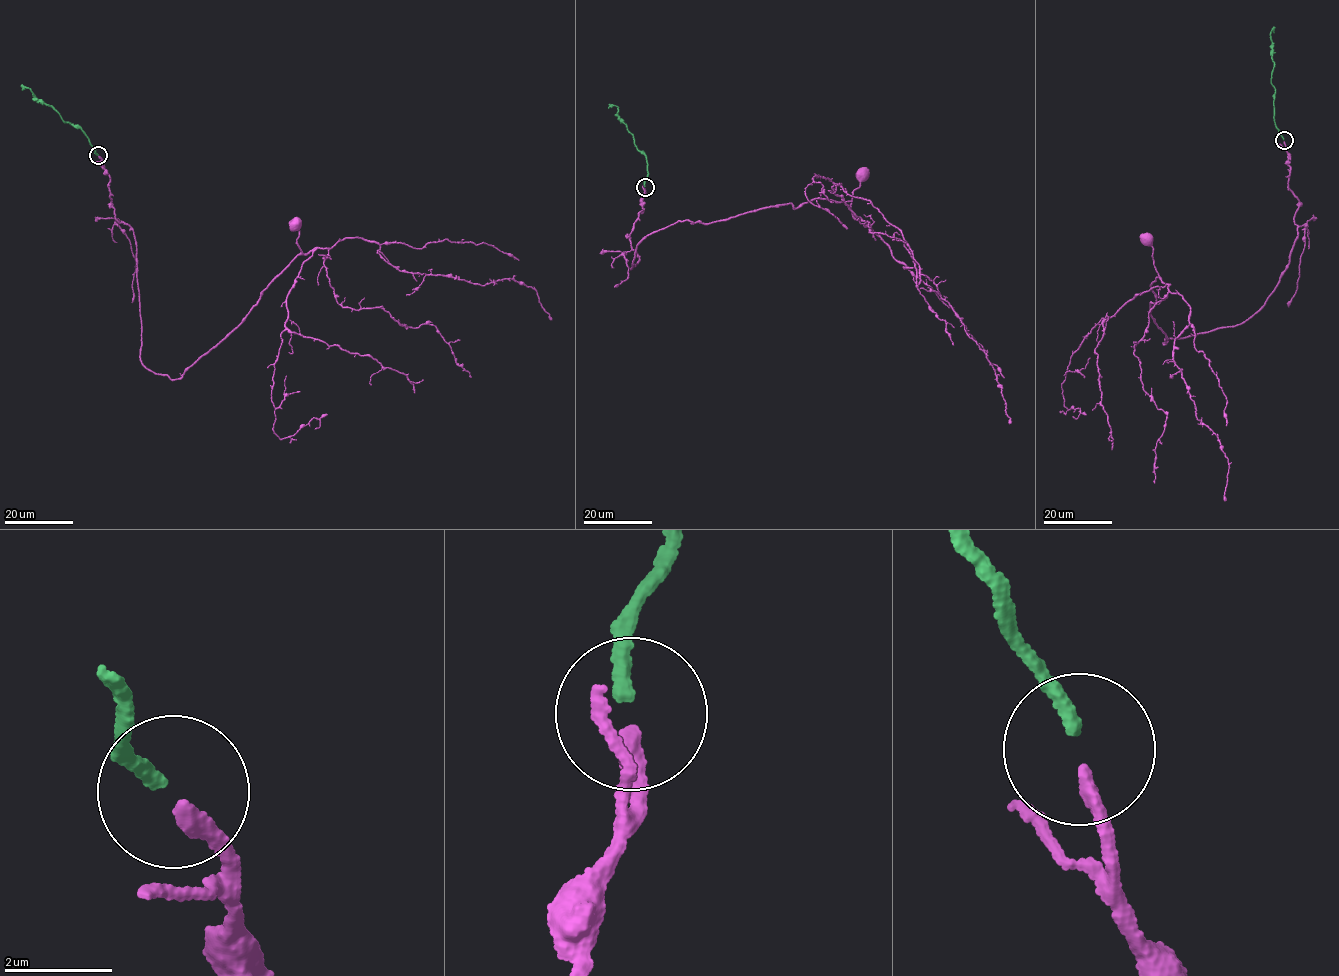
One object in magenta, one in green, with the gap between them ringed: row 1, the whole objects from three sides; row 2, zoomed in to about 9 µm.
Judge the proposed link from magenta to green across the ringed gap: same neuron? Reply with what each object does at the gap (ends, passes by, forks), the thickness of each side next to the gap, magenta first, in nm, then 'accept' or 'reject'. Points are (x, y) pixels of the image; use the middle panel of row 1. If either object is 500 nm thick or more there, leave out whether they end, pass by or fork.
magenta ends there; green ends there; 280 nm thick on the magenta side, 280 nm on the other; accept

